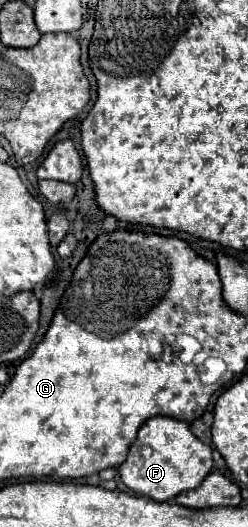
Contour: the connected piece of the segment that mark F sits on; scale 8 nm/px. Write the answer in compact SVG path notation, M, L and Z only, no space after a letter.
M153 417L139 429L127 461L119 465L119 475L133 493L153 501L169 501L203 483L213 469L211 453L213 449L191 433L189 423L169 417Z

